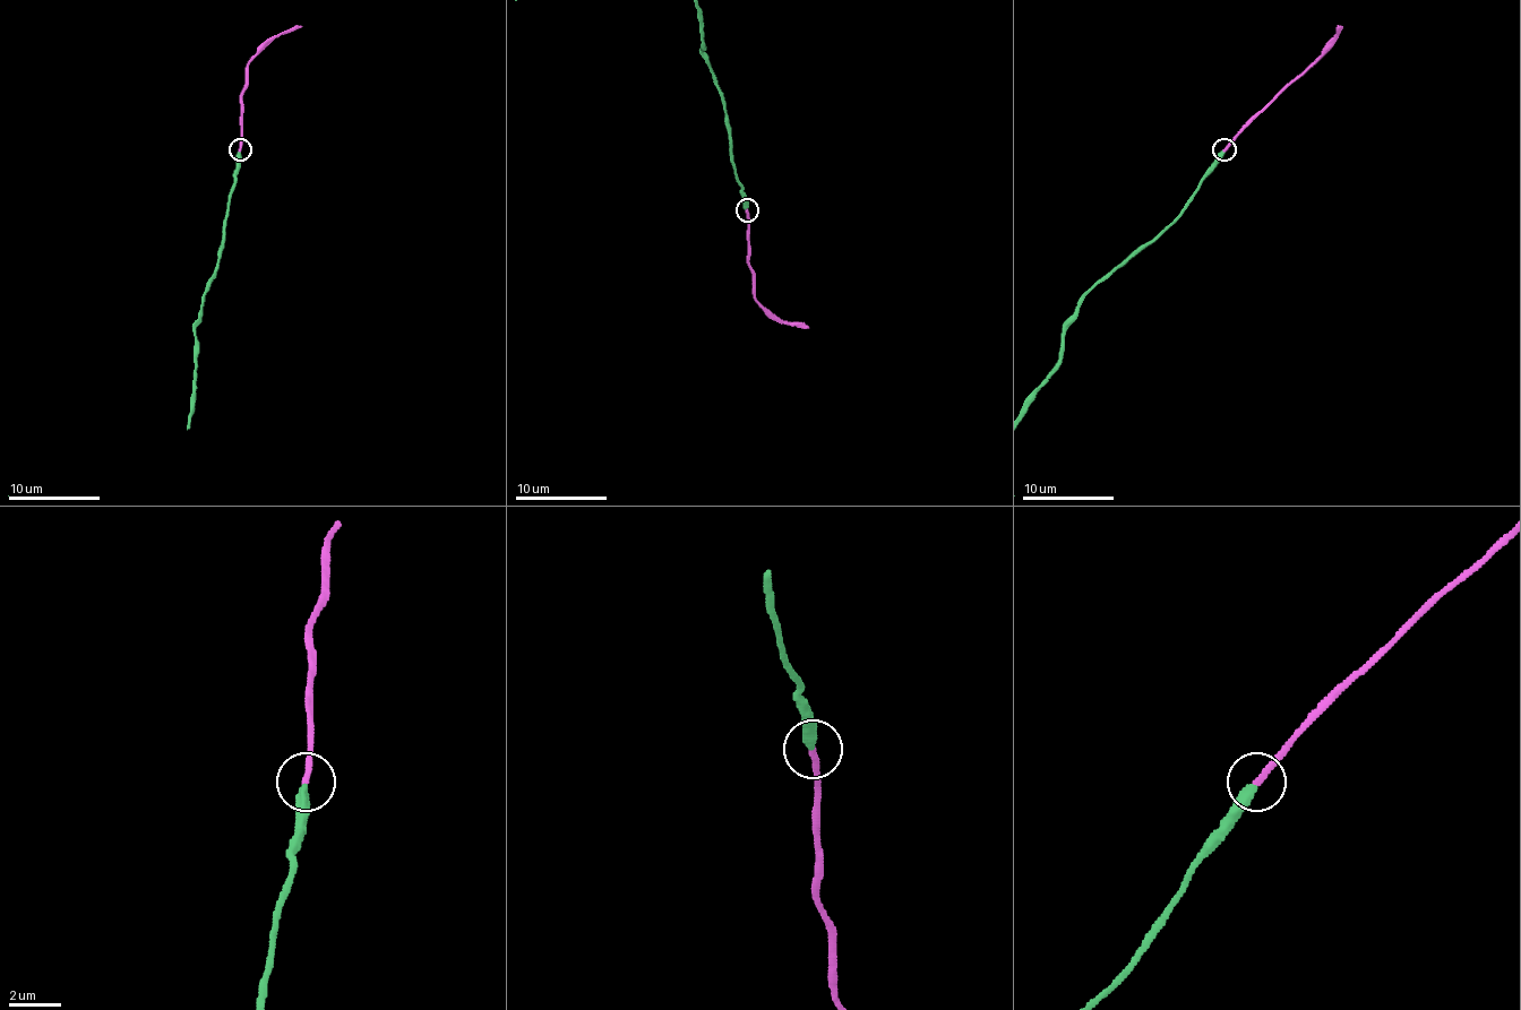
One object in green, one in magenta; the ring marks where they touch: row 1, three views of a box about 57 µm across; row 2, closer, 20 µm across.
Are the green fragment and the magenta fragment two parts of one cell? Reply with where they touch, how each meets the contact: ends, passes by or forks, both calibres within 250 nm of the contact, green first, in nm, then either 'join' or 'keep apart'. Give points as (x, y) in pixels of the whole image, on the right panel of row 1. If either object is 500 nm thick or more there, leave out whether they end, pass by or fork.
place (1223, 149); green ends; magenta ends; calibres 380 and 240 nm; join

